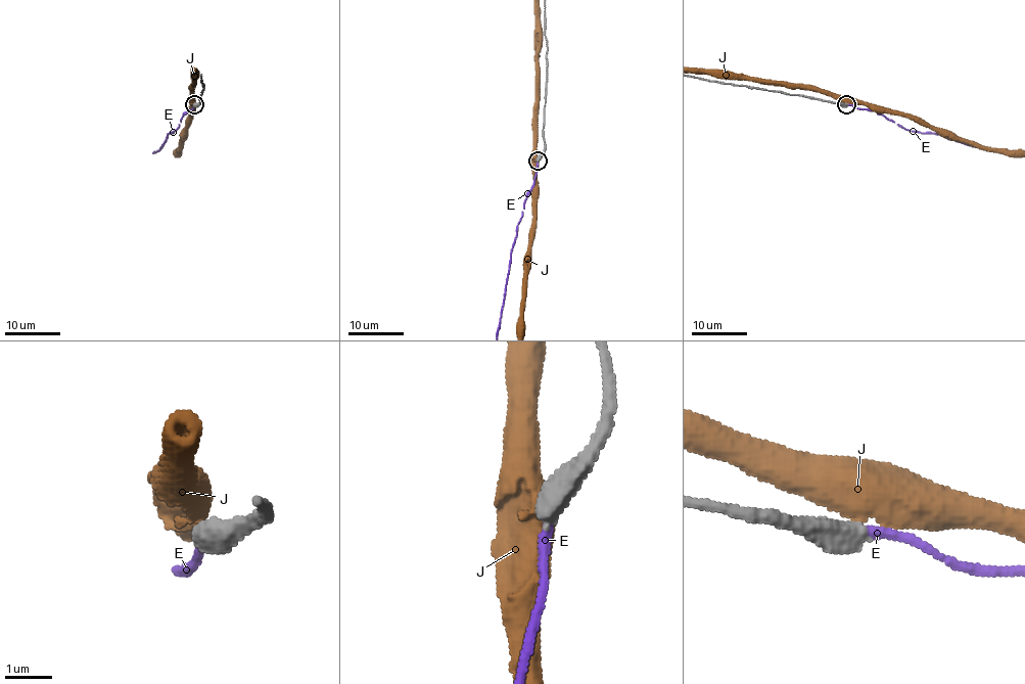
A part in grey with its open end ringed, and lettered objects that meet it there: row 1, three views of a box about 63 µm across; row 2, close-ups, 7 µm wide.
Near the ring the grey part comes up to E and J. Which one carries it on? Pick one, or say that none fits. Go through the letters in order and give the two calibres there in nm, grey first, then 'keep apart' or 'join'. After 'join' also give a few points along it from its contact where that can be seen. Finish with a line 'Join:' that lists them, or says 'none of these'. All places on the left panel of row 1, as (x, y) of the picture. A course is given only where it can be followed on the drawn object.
E: 550/200 nm | join
J: 550/650 nm | keep apart
Join: E

